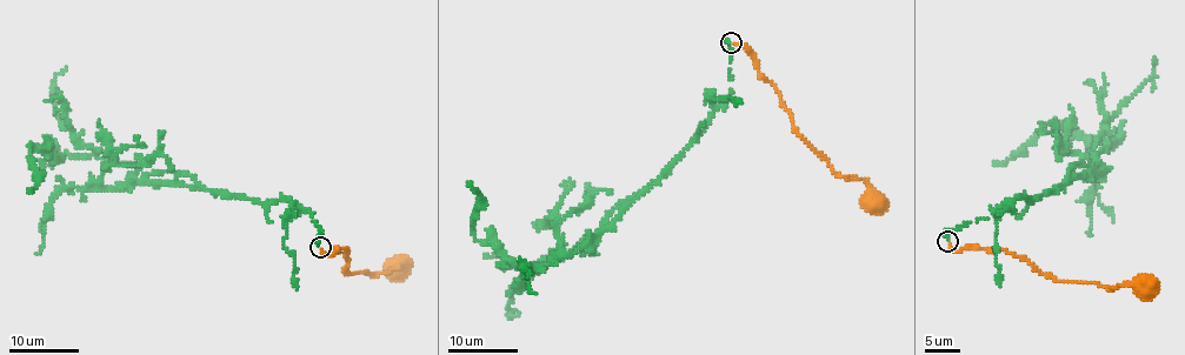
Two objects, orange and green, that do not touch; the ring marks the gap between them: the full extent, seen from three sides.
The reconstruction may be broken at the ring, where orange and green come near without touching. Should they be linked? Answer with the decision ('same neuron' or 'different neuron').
same neuron

